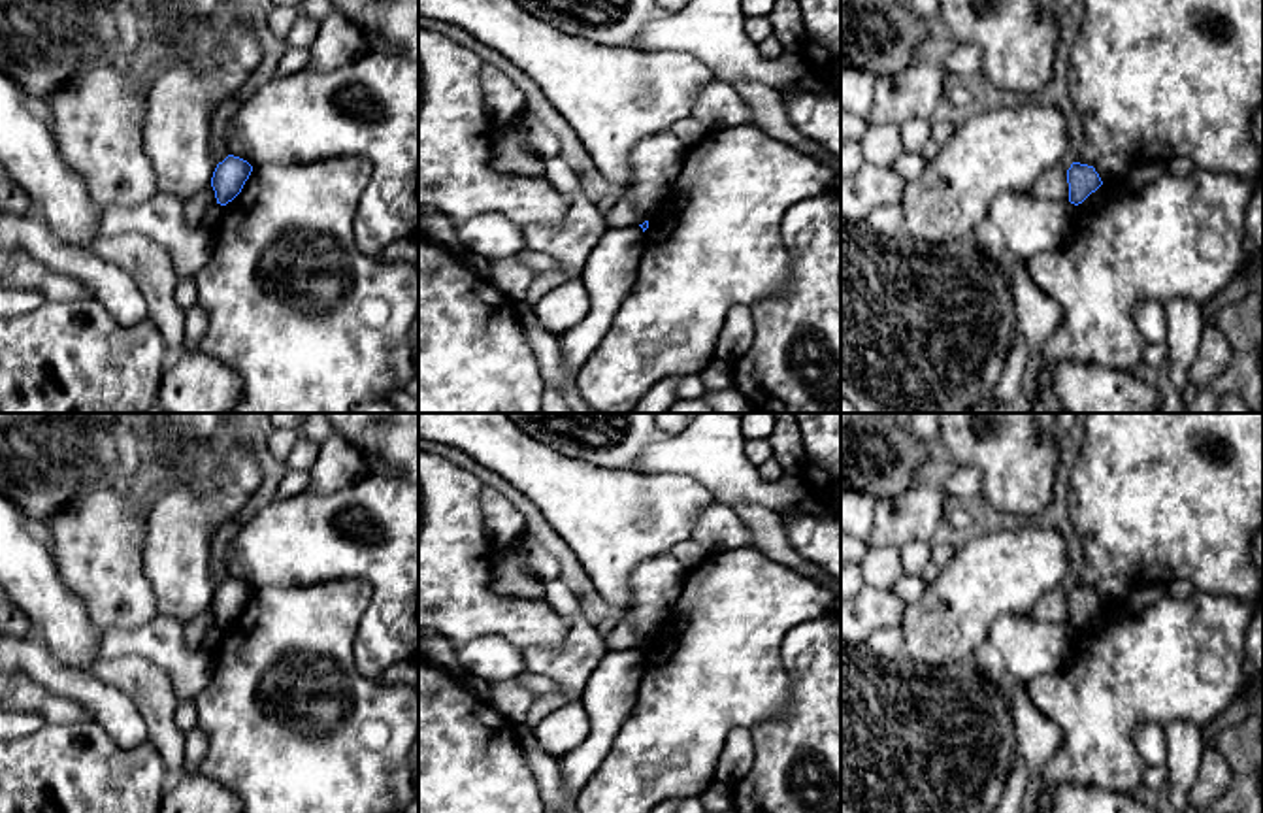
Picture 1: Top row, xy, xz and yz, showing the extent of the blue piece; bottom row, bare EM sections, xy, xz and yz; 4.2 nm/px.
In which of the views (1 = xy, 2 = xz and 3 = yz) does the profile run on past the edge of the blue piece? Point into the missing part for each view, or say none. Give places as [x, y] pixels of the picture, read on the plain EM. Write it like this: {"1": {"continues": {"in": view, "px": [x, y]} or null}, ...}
{"1": {"continues": null}, "2": {"continues": null}, "3": {"continues": null}}

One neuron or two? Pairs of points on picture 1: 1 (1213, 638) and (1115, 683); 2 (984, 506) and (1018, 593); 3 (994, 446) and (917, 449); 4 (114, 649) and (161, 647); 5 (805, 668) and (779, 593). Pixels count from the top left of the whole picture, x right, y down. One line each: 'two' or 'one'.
1: one
2: two
3: two
4: one
5: two

